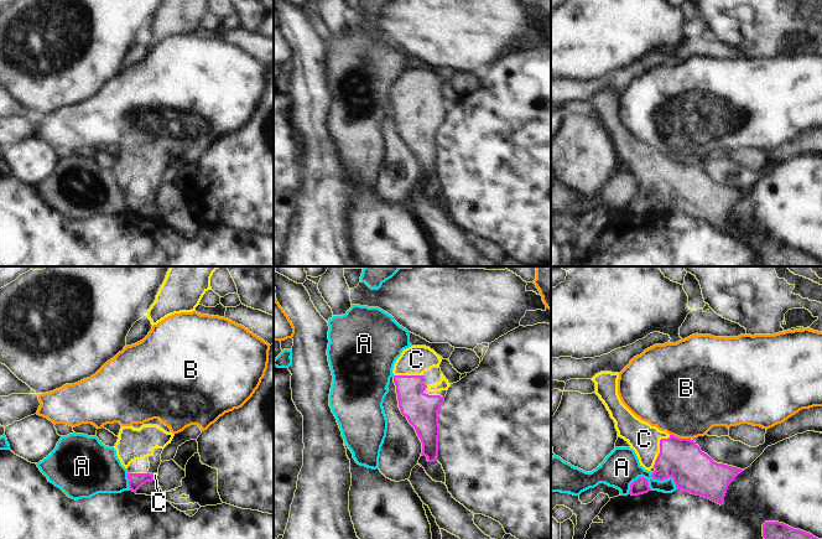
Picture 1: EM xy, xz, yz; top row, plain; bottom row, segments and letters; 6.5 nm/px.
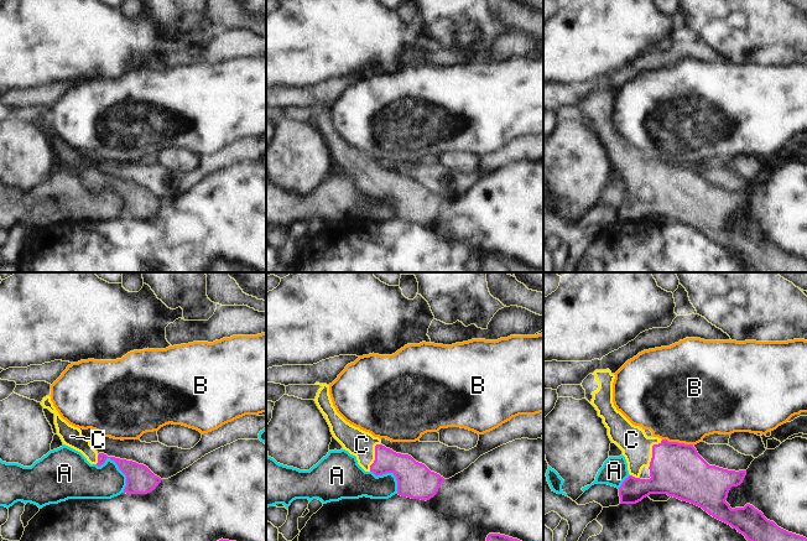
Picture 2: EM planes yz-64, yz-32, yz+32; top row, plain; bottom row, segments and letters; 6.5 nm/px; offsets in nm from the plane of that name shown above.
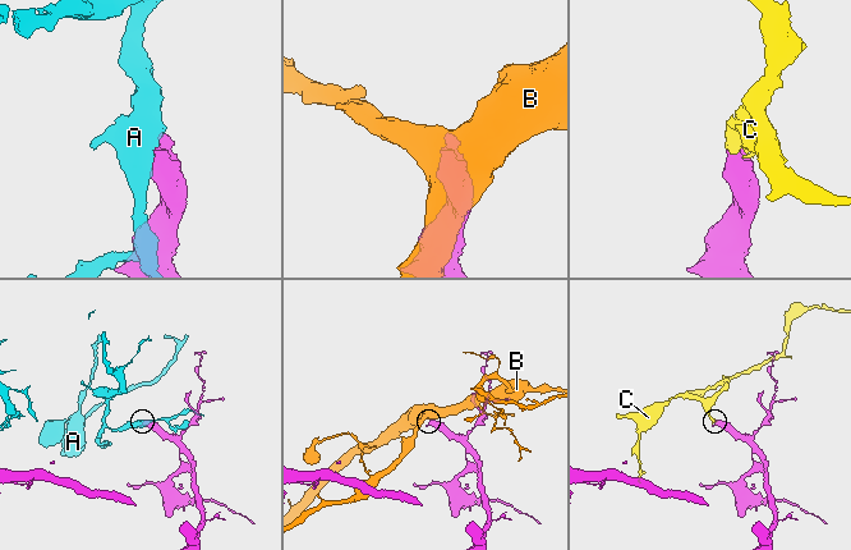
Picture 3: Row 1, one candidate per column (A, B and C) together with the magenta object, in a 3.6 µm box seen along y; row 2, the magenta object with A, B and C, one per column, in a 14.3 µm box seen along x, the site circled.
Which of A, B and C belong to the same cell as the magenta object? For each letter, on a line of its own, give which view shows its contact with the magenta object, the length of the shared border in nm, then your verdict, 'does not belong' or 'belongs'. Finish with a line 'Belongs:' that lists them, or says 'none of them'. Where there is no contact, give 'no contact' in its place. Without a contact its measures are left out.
A: meets magenta in yz; contact 200 nm long; does not belong
B: meets magenta in yz; contact 140 nm long; does not belong
C: meets magenta in yz; contact 240 nm long; belongs
Belongs: C

